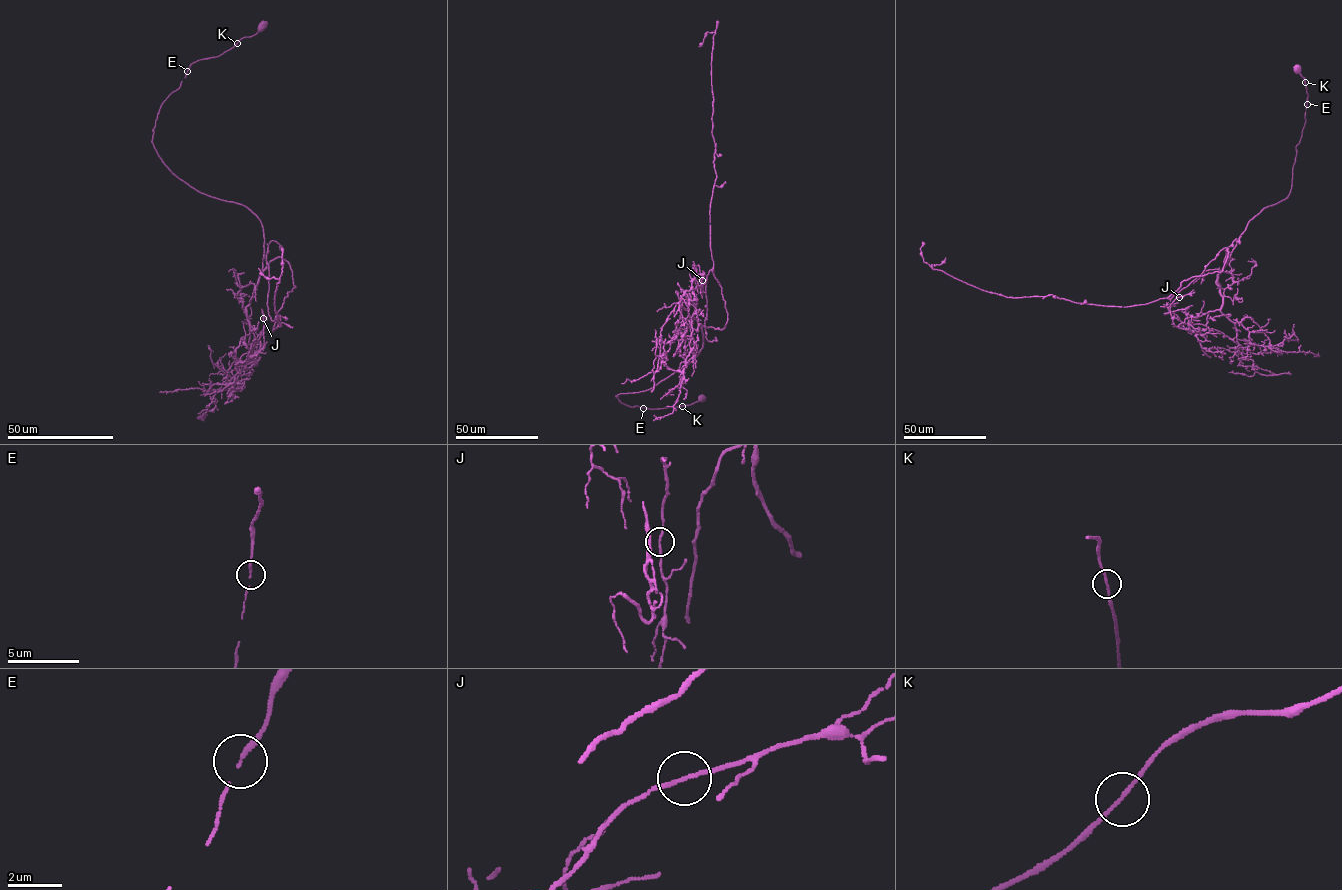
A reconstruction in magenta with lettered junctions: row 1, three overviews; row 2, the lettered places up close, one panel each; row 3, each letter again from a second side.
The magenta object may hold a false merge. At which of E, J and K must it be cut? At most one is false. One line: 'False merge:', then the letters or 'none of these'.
False merge: none of these

